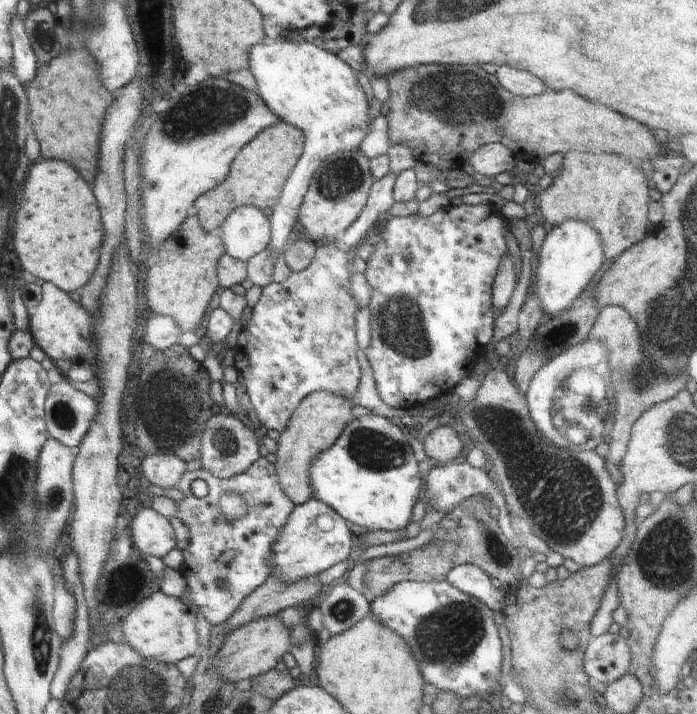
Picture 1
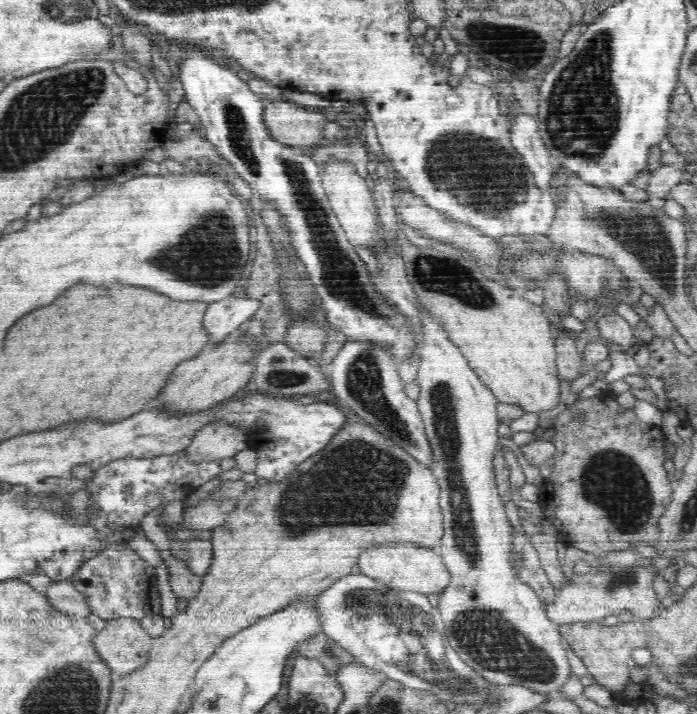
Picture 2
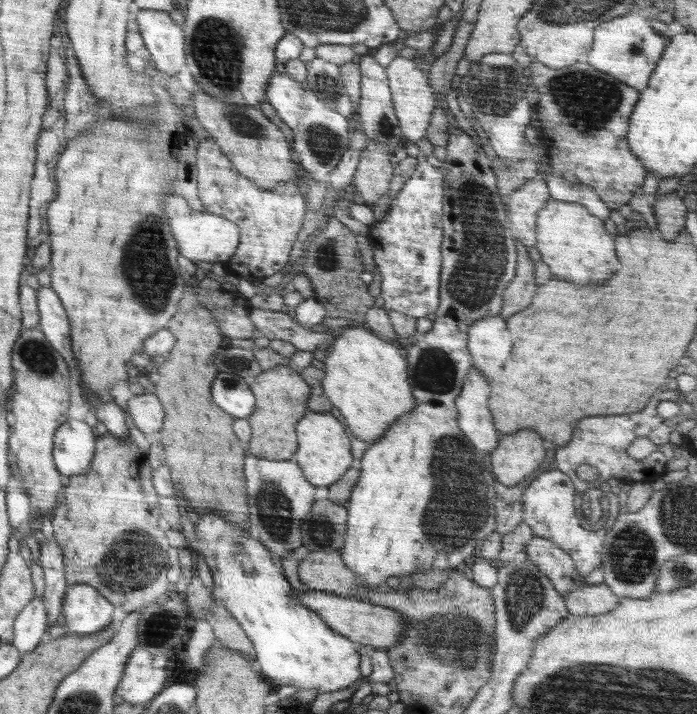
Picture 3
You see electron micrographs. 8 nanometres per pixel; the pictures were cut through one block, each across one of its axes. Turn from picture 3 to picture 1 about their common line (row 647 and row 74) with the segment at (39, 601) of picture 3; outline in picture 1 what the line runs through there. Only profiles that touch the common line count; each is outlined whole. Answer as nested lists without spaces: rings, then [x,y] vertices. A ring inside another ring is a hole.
[[[17,18],[12,31],[15,43],[15,72],[27,88],[38,77],[41,63],[28,33],[26,20]]]

